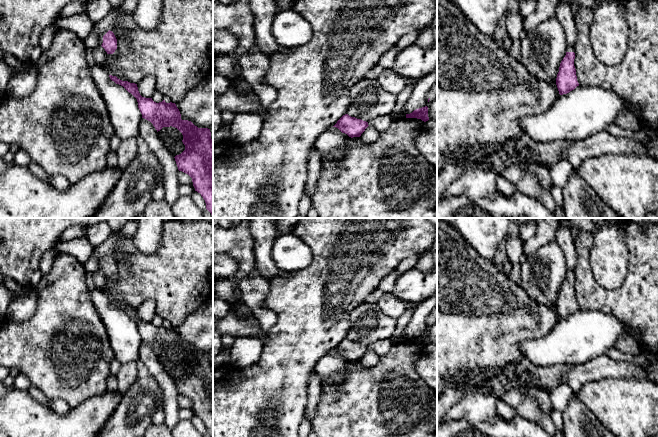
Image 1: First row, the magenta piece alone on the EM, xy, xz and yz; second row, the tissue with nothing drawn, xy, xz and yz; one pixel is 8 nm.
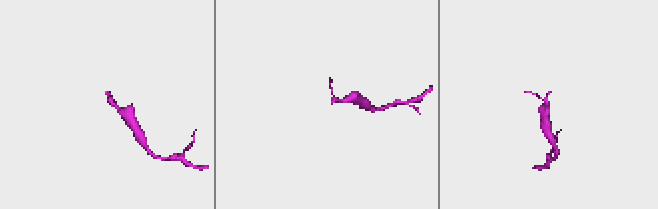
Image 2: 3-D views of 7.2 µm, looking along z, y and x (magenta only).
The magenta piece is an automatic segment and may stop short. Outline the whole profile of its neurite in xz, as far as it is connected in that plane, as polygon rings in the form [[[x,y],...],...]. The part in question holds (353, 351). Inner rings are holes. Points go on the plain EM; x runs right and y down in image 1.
[[[345,338],[333,351],[338,352],[342,357],[345,357],[349,361],[353,362],[360,361],[368,350],[368,346]]]

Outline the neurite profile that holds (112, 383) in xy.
[[[110,374],[106,380],[106,384],[107,384],[107,390],[109,391],[118,390],[118,380],[116,376]]]

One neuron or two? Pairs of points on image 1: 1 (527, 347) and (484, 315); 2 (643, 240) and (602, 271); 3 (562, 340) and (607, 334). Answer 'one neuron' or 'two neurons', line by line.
1: two neurons
2: two neurons
3: one neuron

